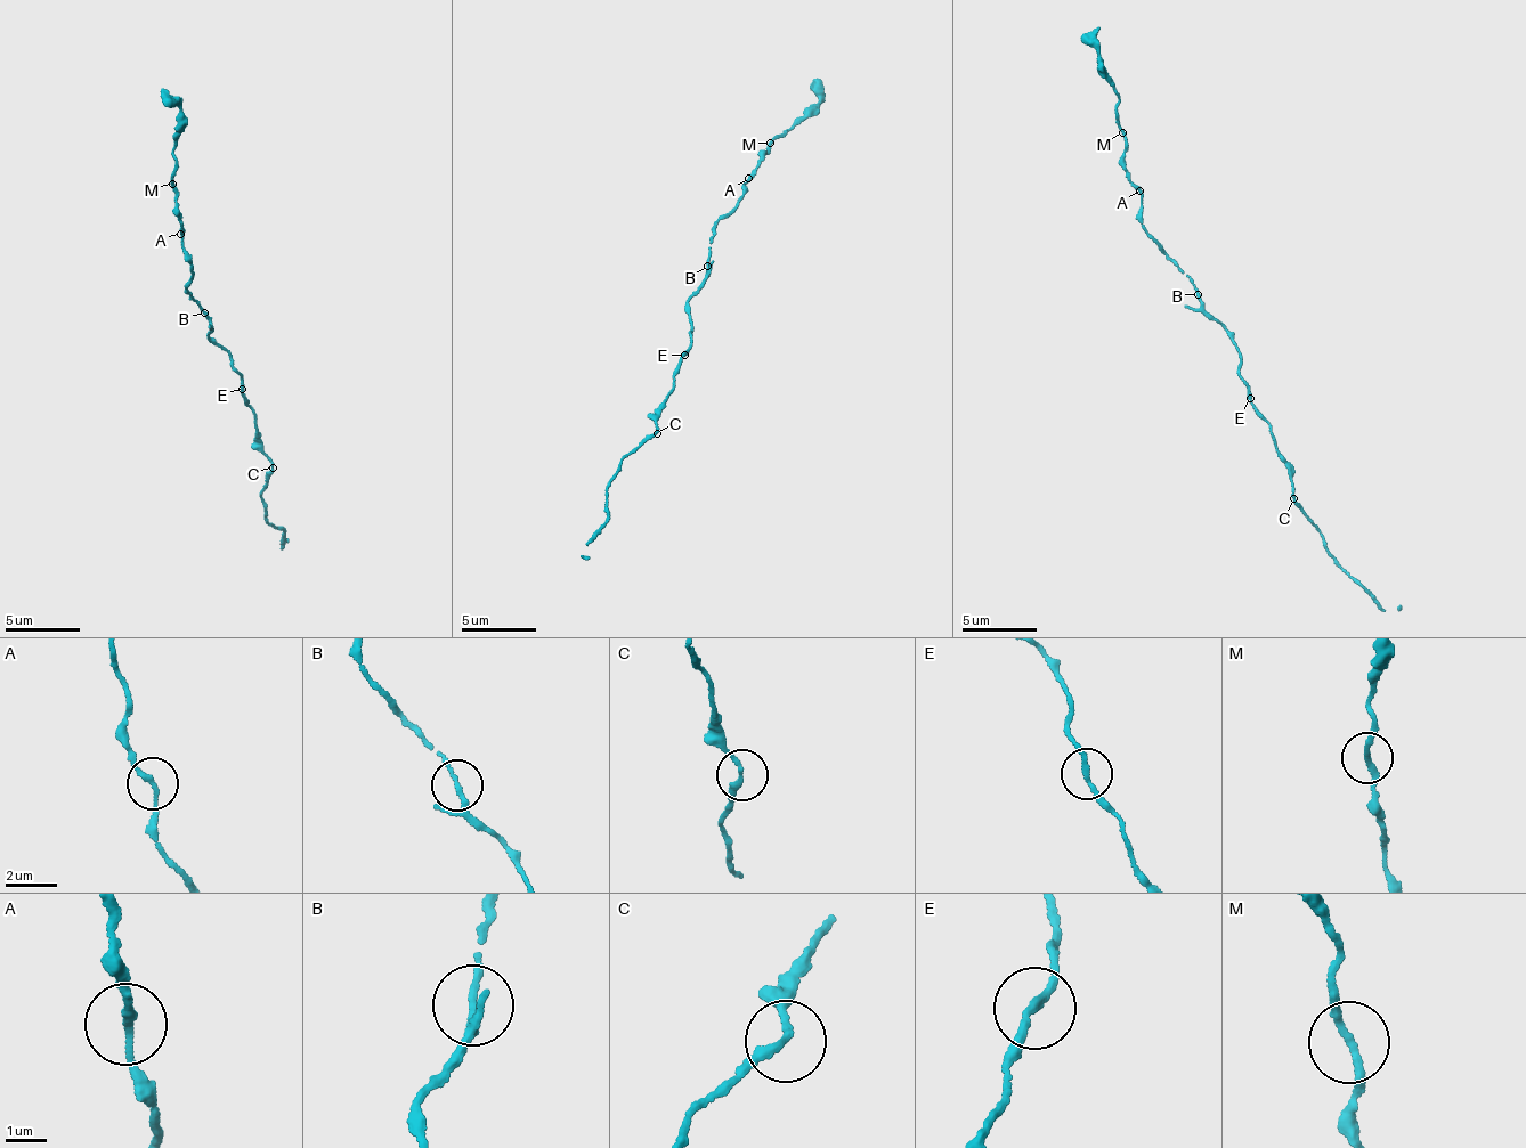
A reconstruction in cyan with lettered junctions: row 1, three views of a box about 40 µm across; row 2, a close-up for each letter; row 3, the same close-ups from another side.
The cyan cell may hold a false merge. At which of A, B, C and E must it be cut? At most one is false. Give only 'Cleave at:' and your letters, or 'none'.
Cleave at: A

